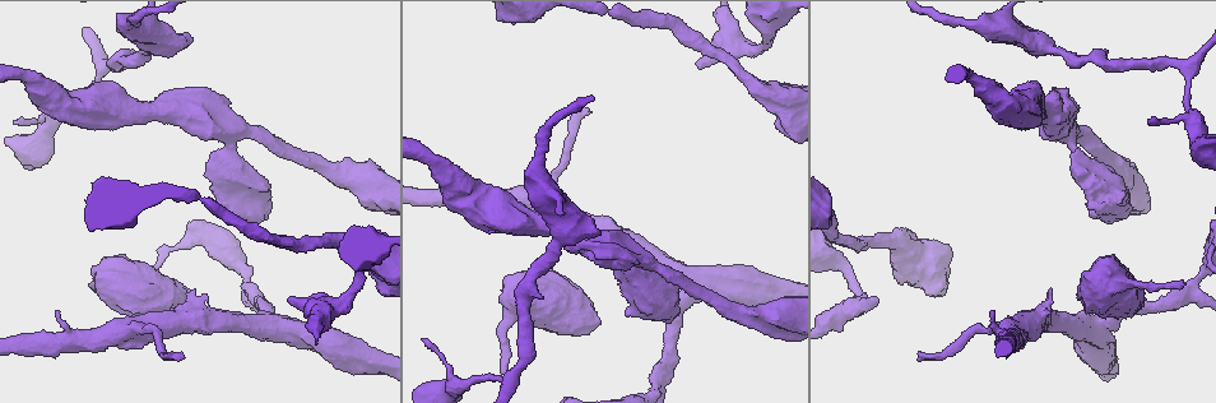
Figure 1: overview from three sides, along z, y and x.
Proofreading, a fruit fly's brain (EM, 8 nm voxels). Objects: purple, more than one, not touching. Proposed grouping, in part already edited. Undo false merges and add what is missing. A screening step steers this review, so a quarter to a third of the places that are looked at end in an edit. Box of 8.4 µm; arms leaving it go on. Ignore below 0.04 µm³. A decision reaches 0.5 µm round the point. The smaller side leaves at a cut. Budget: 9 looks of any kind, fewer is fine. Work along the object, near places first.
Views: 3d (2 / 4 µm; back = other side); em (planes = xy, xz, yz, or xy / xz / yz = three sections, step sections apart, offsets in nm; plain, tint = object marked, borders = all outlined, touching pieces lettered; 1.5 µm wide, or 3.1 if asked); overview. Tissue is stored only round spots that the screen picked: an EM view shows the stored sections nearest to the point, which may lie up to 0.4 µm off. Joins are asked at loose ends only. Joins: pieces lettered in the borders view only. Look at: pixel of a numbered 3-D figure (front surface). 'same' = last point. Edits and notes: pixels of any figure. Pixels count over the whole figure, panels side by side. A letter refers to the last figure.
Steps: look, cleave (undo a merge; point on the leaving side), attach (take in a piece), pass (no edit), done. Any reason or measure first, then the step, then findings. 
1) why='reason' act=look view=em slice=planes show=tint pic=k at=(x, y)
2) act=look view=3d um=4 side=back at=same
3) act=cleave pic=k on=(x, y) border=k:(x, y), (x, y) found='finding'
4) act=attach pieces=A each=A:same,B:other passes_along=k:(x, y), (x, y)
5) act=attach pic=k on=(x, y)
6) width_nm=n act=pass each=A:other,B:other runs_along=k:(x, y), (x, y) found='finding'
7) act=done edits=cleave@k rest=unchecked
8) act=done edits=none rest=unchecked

why='branch stops here' act=look view=em slice=xy step=4 show=borders pic=1 at=(1182, 279)

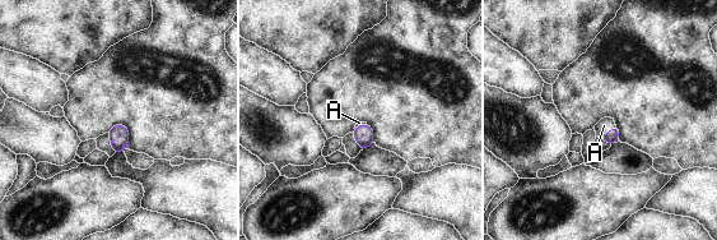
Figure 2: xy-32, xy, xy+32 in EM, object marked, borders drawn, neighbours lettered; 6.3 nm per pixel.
act=attach pieces=A each=A:same passes_along=2:(610, 137), (608, 132), (604, 125) found='the cell continues'

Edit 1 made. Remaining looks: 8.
why='tapers out' act=look view=3d um=4 pic=1 at=(182, 355)

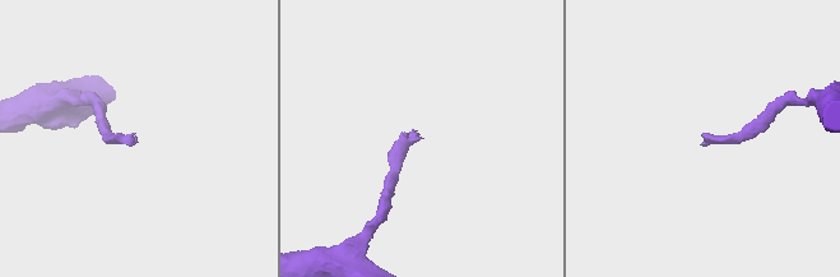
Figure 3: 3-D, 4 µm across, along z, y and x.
act=look view=em slice=planes show=borders pic=3 at=(417, 140)

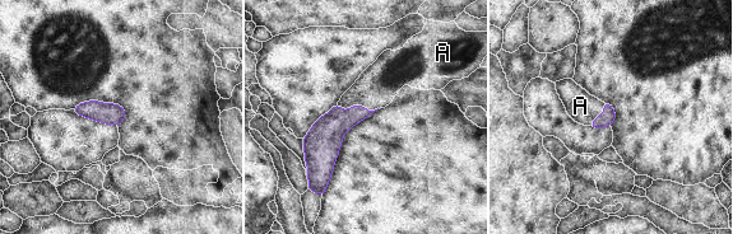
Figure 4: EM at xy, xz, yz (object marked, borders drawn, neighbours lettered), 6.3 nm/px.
width_nm=90 act=attach pieces=A each=A:same passes_along=4:(328, 131), (358, 106), (376, 87) found='the cell continues'

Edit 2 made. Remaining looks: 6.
why='three-way junction' act=look view=em slice=planes show=borders pic=1 at=(1104, 320)

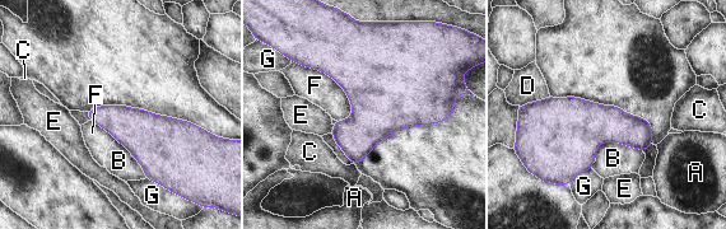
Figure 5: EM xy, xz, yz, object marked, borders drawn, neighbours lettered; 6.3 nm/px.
act=pass each=A:other,B:other,C:other,D:other,E:other,F:other,G:other border=5:(296, 61), (345, 92), (347, 120) found='continuous, no second cell'

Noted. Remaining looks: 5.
why='an open end' act=look view=em slice=planes show=borders pic=1 at=(871, 300)

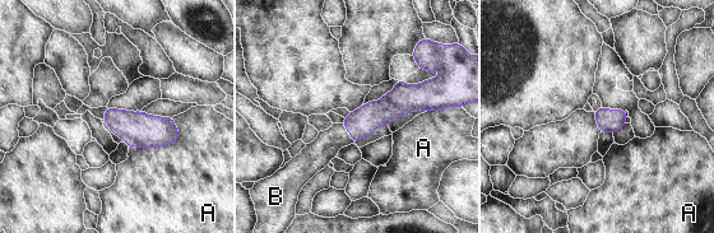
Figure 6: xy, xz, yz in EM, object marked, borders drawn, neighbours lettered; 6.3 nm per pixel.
width_nm=180 act=attach pieces=B each=A:other,B:same passes_along=6:(362, 121), (348, 131), (318, 154) found='it goes on there'

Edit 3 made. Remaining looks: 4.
act=done edits=attach@2,attach@4,attach@6 rest=unchecked

